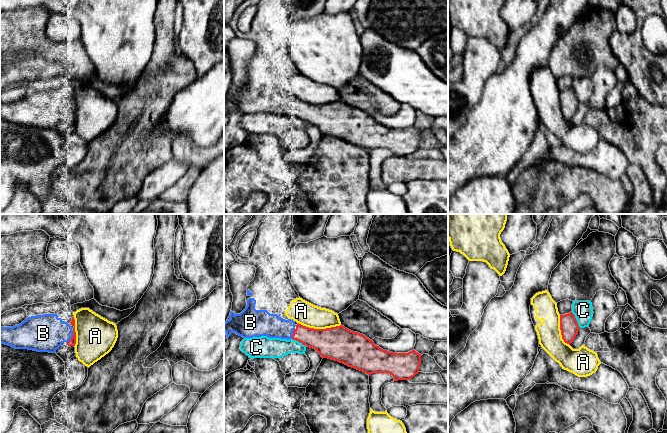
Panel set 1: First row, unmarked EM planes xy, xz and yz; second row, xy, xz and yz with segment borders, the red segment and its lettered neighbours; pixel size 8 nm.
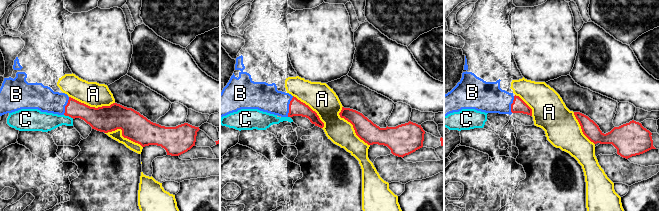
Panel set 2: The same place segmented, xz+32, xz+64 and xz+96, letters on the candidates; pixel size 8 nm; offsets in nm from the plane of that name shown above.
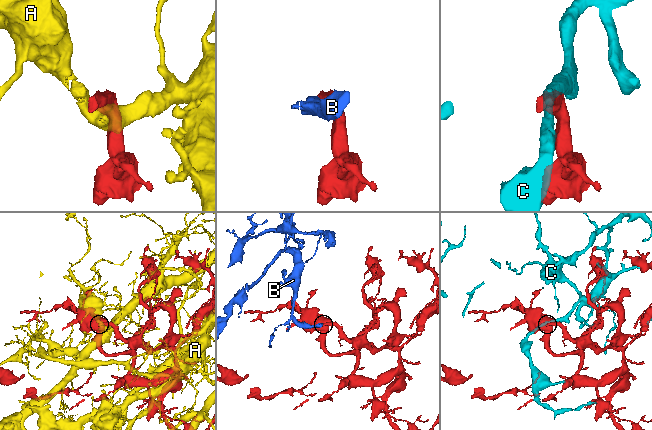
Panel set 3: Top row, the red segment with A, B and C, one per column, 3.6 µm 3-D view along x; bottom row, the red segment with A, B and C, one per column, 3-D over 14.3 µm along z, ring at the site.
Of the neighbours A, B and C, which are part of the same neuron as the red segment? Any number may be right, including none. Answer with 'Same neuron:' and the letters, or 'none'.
Same neuron: B

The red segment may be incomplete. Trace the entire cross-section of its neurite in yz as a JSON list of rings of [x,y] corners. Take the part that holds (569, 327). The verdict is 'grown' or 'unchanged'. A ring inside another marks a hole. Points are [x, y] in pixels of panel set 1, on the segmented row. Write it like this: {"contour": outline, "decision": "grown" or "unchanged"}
{"contour": [[[572,312],[560,315],[560,330],[565,343],[570,345],[578,334],[579,329],[578,322]]], "decision": "unchanged"}

